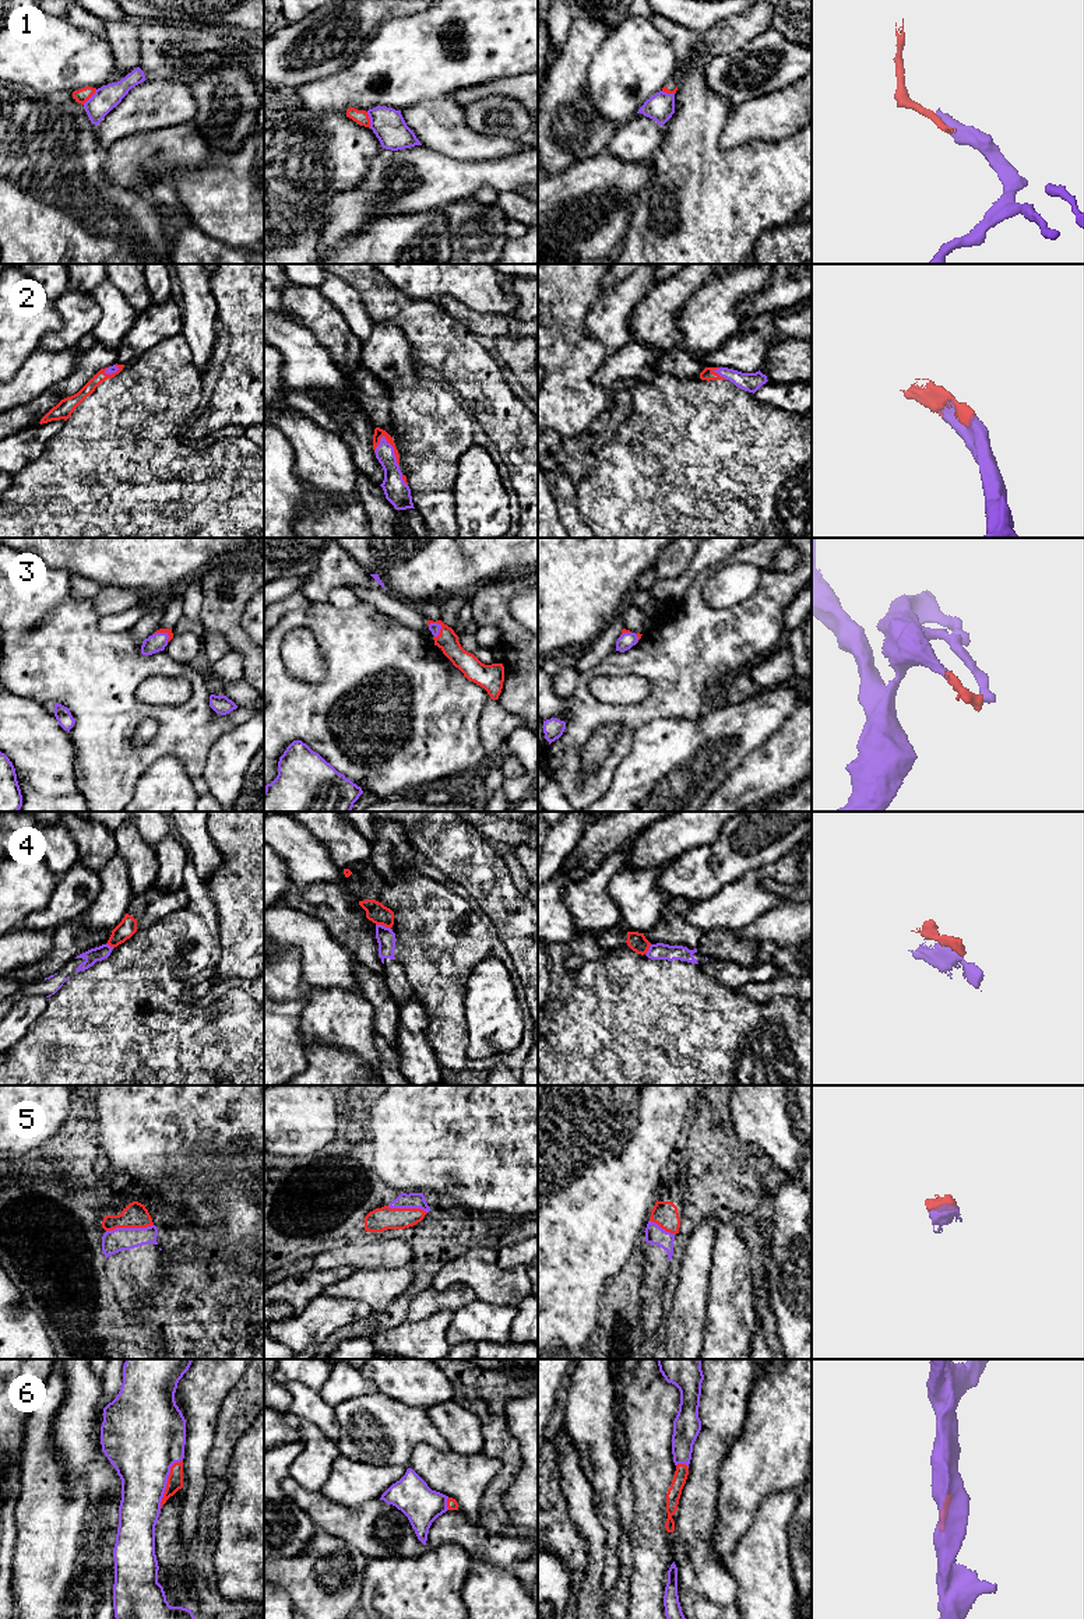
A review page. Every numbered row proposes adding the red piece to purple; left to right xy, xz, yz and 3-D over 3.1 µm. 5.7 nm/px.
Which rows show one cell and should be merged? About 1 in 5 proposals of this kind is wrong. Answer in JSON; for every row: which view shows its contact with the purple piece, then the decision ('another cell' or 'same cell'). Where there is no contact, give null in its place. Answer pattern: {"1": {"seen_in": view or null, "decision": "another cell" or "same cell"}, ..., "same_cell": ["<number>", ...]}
{"1": {"seen_in": "xz", "decision": "another cell"}, "2": {"seen_in": "xz", "decision": "same cell"}, "3": {"seen_in": "xz", "decision": "same cell"}, "4": {"seen_in": "xz", "decision": "another cell"}, "5": {"seen_in": "xy", "decision": "same cell"}, "6": {"seen_in": "xy", "decision": "same cell"}, "same_cell": ["2", "3", "5", "6"]}

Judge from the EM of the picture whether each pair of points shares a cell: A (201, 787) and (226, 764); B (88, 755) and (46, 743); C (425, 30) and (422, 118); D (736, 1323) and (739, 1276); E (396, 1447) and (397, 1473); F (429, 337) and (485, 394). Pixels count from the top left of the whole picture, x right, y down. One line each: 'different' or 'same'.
A: different
B: different
C: different
D: same
E: different
F: same

